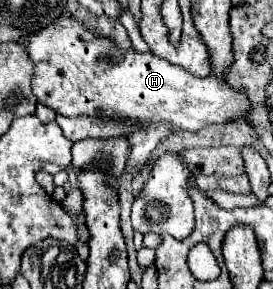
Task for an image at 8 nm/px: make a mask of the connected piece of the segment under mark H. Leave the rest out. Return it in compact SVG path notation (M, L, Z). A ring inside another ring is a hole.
M62 16L54 24L46 26L44 30L38 30L28 36L26 40L28 54L34 62L34 78L32 78L32 92L38 98L40 104L46 104L54 108L58 114L64 116L100 116L100 118L132 118L142 124L140 132L128 134L128 142L132 146L128 166L136 166L134 176L138 176L142 164L148 162L150 152L158 146L158 142L168 136L174 130L188 130L196 132L200 128L206 128L210 124L224 124L238 120L250 112L250 98L244 90L232 88L222 76L194 76L182 66L170 64L152 52L140 54L140 52L122 52L118 50L110 40L98 38L96 34L88 32L78 20Z

